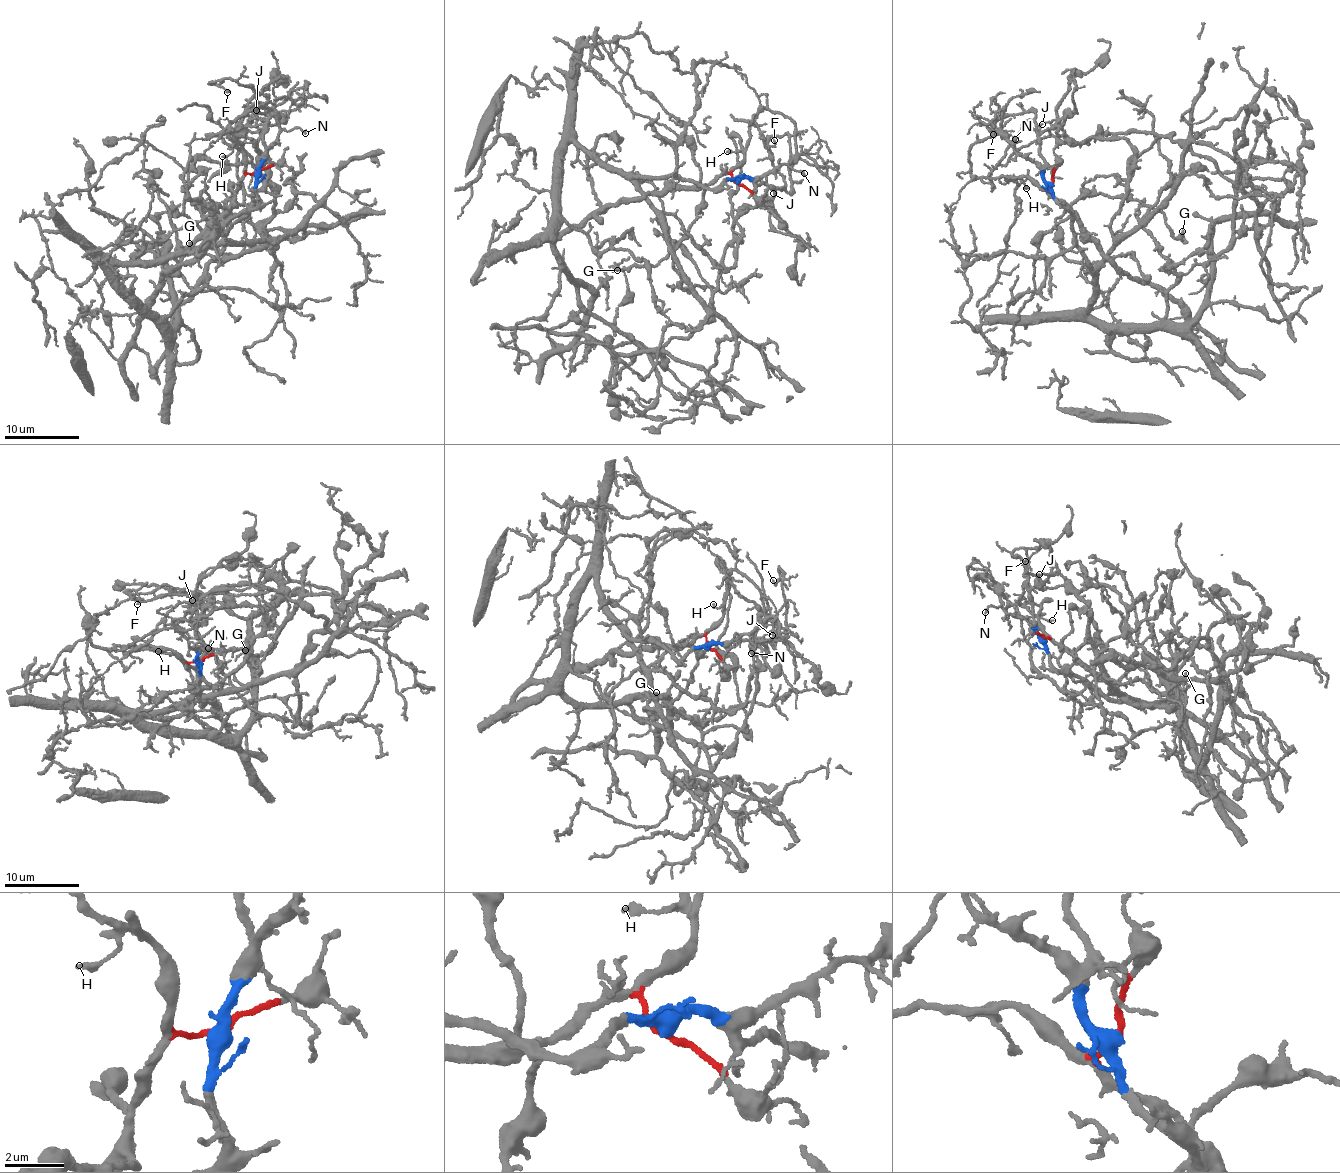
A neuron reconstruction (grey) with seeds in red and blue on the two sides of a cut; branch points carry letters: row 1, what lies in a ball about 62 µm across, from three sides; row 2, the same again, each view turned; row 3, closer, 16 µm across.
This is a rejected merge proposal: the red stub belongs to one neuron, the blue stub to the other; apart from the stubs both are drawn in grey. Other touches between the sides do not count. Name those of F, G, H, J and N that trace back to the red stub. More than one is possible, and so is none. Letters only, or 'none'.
G, H

